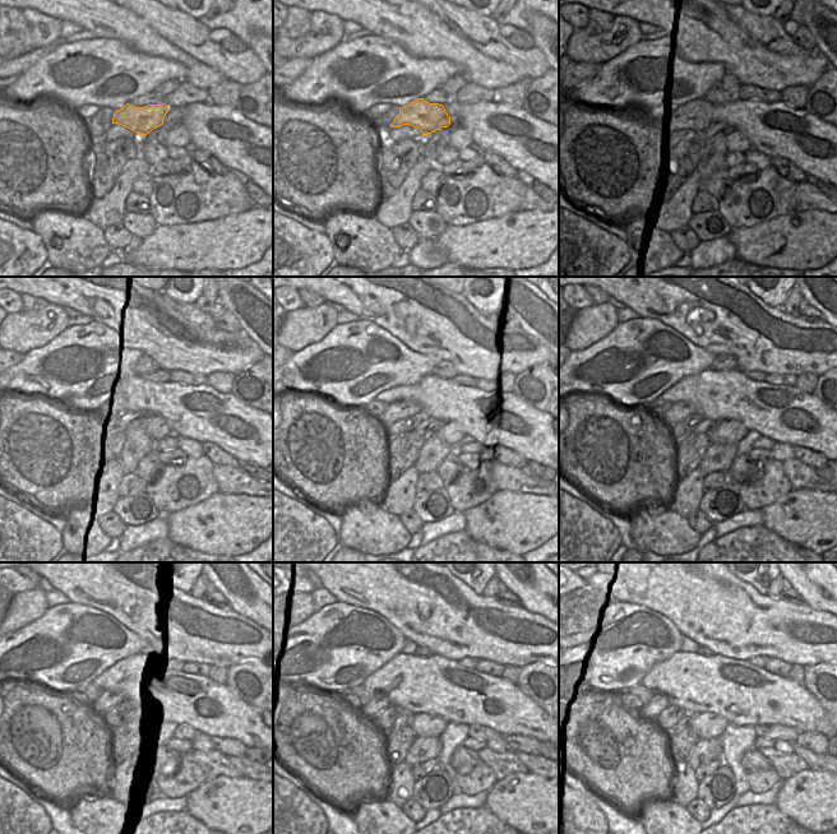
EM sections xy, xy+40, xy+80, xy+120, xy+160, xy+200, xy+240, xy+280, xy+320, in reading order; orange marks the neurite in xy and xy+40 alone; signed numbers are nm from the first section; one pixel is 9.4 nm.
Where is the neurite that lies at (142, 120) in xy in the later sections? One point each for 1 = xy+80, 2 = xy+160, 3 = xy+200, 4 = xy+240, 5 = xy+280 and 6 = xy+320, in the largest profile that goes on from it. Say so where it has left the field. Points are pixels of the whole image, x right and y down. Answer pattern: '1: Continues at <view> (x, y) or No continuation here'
1: Continues at xy+80 (698, 115)
2: Continues at xy+160 (398, 409)
3: Continues at xy+200 (681, 409)
4: Continues at xy+240 (107, 699)
5: Continues at xy+280 (379, 702)
6: Continues at xy+320 (653, 707).

